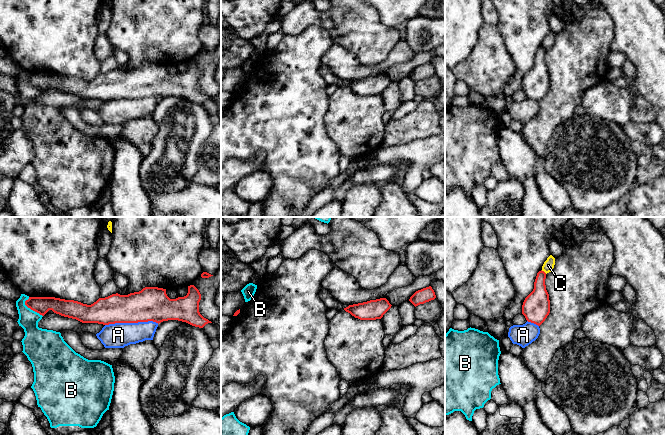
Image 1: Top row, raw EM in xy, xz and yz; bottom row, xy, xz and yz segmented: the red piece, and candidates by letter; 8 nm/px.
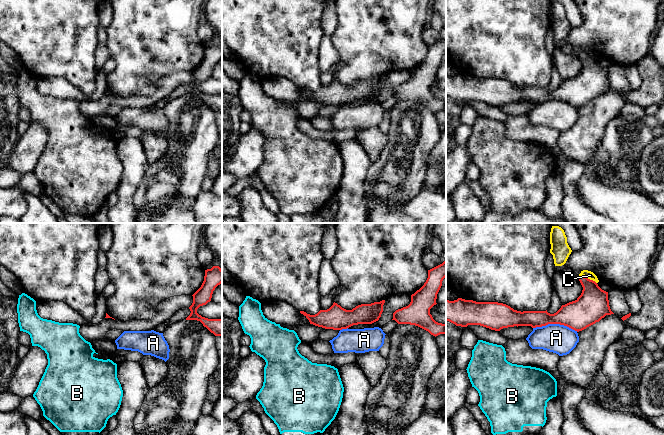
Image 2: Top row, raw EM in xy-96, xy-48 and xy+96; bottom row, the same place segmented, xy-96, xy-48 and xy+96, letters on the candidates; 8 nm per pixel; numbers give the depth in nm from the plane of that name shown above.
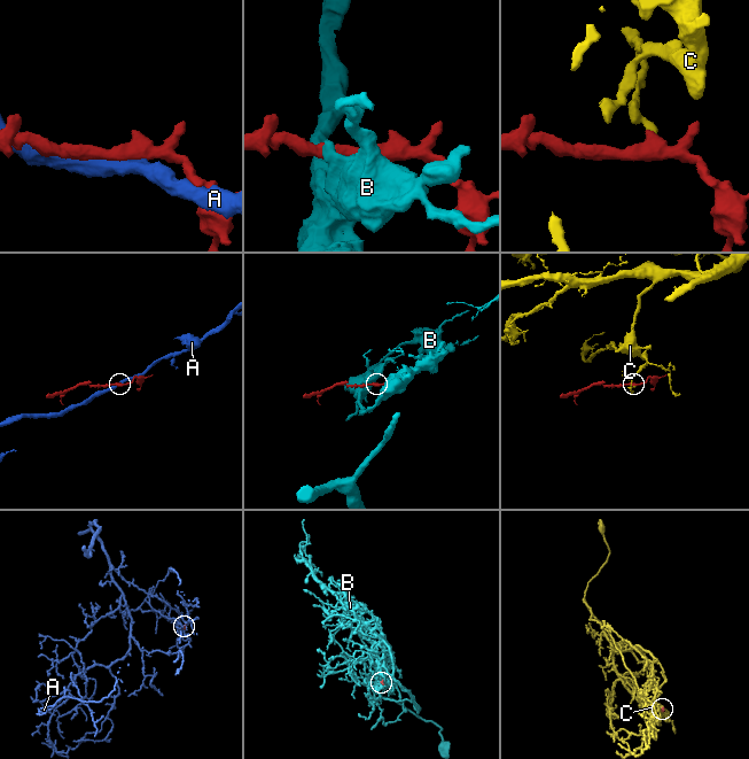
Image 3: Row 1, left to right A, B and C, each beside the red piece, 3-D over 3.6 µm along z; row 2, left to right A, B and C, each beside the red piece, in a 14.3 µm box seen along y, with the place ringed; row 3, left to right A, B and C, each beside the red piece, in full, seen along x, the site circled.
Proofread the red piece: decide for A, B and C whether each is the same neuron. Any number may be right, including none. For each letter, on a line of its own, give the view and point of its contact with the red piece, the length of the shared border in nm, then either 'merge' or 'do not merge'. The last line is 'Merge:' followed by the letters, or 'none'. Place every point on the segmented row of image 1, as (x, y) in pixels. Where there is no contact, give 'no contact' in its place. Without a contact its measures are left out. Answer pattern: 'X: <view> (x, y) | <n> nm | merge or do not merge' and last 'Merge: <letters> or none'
A: xy (131, 322) | 440 nm | do not merge
B: xy (30, 308) | 200 nm | do not merge
C: yz (543, 271) | 50 nm | do not merge
Merge: none

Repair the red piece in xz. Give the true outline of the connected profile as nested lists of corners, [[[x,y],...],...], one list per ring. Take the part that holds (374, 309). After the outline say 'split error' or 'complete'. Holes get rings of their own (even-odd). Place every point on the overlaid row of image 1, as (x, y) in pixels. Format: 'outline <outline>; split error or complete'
outline [[[380,298],[349,305],[344,310],[360,320],[376,320],[381,319],[391,306],[386,298]]]; complete

